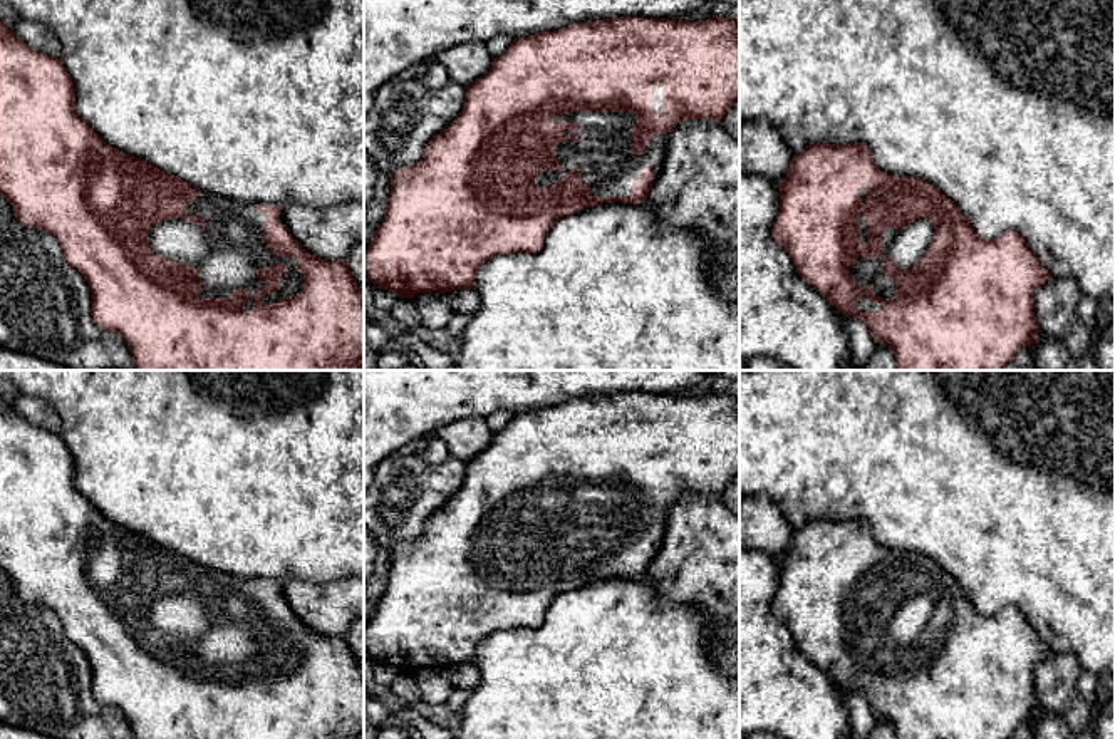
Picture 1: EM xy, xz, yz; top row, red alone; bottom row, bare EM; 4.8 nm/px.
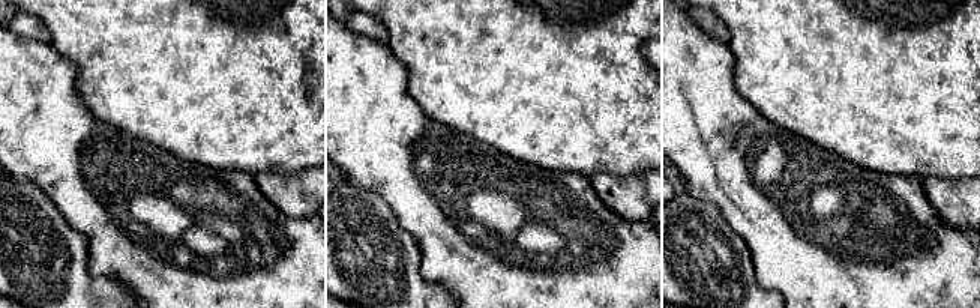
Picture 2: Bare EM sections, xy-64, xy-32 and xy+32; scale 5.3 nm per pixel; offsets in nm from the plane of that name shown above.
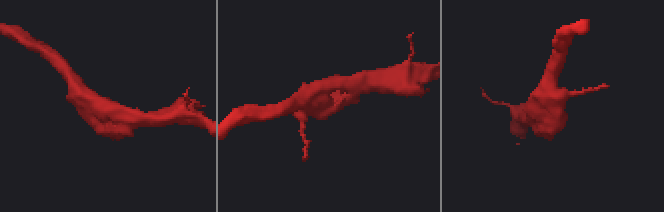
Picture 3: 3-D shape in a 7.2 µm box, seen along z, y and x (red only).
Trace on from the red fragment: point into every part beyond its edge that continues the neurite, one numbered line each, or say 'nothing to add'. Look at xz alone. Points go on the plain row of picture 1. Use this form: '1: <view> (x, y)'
1: xz (602, 532)

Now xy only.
1: xy (230, 625)

